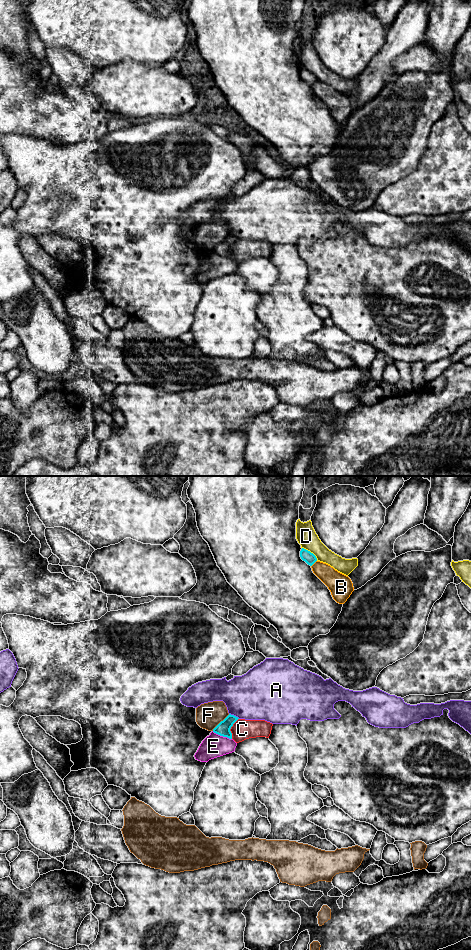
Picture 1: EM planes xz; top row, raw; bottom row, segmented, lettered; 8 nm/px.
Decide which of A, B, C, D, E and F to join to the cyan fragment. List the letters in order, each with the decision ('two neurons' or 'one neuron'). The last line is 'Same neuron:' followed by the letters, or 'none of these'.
A: two neurons
B: two neurons
C: two neurons
D: two neurons
E: two neurons
F: two neurons
Same neuron: none of these

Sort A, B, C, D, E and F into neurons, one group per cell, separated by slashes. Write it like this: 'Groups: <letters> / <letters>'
Groups: A / B / C / D / E / F

